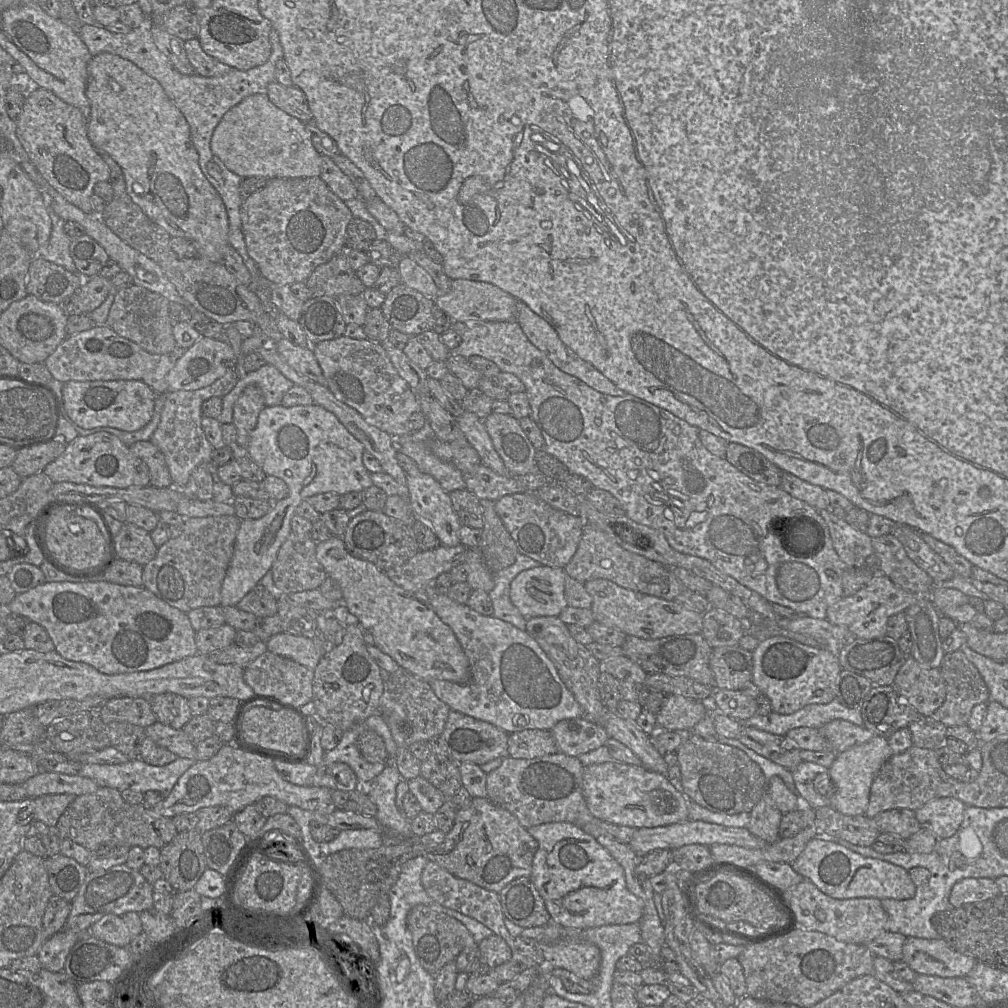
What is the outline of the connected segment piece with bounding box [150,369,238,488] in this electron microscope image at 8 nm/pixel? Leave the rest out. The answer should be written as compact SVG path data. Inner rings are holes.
M229 369L222 377L204 388L168 390L165 393L160 422L150 441L163 453L175 488L185 486L195 468L211 461L214 448L207 440L201 425L202 403L211 397L224 397L237 382L237 373L234 369Z

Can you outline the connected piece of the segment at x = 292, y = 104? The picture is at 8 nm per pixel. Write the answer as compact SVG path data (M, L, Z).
M273 81L268 85L267 96L276 107L304 124L313 120L307 97L300 88L283 86Z

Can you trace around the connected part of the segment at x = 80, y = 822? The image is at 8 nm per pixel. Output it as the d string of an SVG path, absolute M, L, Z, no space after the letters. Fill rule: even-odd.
M99 787L90 794L76 796L62 813L55 827L60 839L69 839L89 851L100 845L139 846L143 849L154 846L161 849L178 833L172 818L160 816L144 804L129 804L120 791L110 787Z

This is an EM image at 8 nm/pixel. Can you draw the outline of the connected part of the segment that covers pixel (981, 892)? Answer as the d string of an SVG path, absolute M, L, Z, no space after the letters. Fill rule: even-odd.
M965 878L957 882L950 893L949 902L952 907L985 901L1000 894L994 879Z

